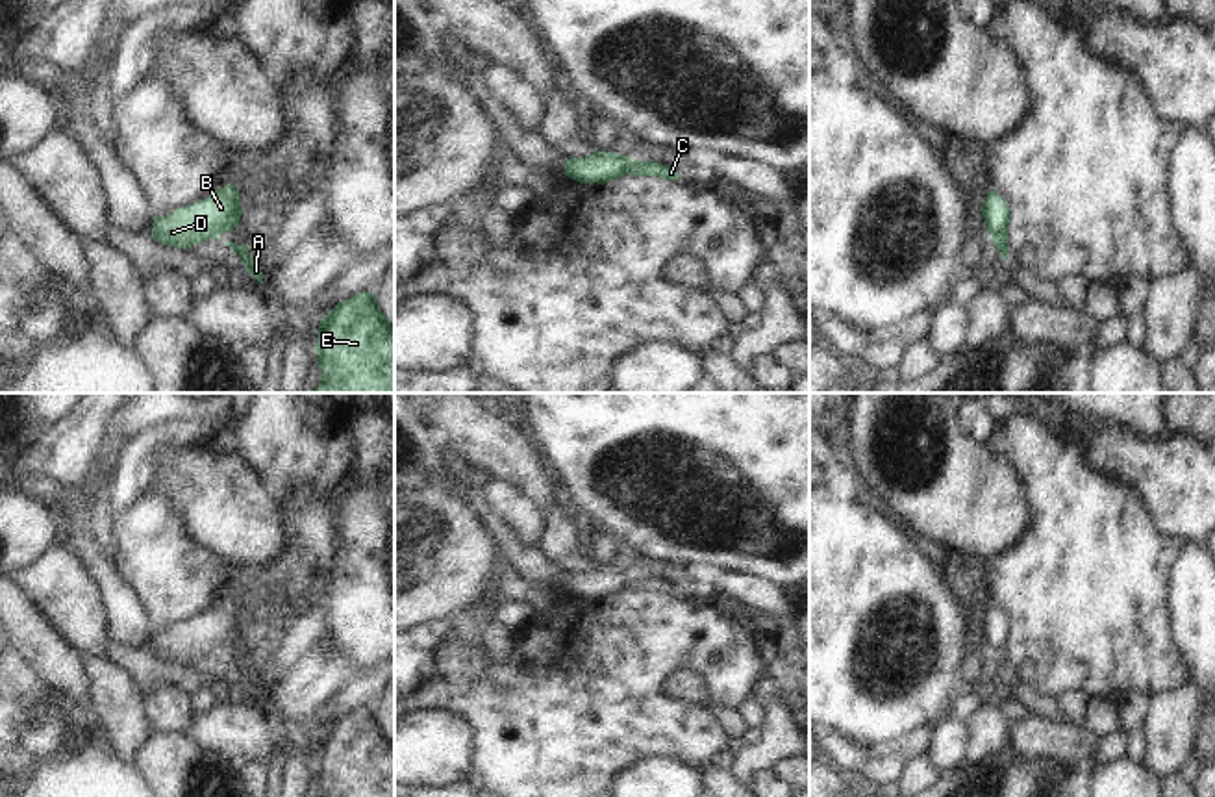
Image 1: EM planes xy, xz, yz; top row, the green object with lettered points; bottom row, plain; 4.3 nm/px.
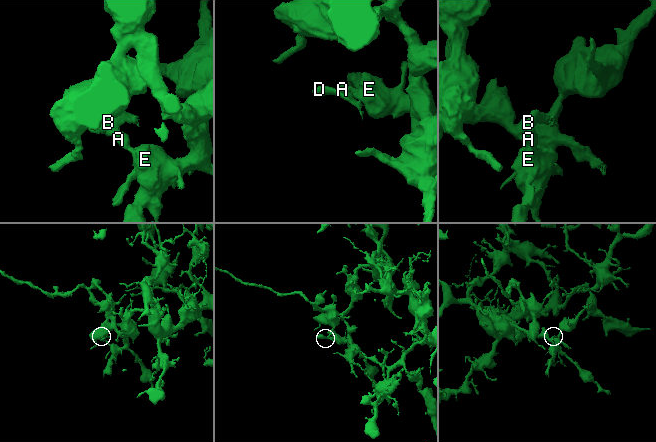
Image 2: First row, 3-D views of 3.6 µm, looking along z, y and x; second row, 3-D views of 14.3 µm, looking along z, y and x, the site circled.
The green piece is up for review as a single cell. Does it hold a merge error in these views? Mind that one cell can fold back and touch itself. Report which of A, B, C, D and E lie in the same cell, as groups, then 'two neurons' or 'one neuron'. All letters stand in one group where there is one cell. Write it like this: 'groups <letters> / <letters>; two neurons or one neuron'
groups A C E / B D; two neurons

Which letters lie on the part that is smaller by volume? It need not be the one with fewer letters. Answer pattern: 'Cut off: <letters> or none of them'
Cut off: B, D.

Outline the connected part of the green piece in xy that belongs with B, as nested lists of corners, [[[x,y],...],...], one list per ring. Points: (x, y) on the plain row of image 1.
[[[228,599],[193,621],[174,625],[167,632],[154,632],[152,652],[157,658],[189,665],[196,658],[232,647],[241,630],[239,606],[235,599]]]

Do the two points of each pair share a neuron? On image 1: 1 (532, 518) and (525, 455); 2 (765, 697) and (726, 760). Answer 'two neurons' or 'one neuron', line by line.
1: two neurons
2: two neurons

